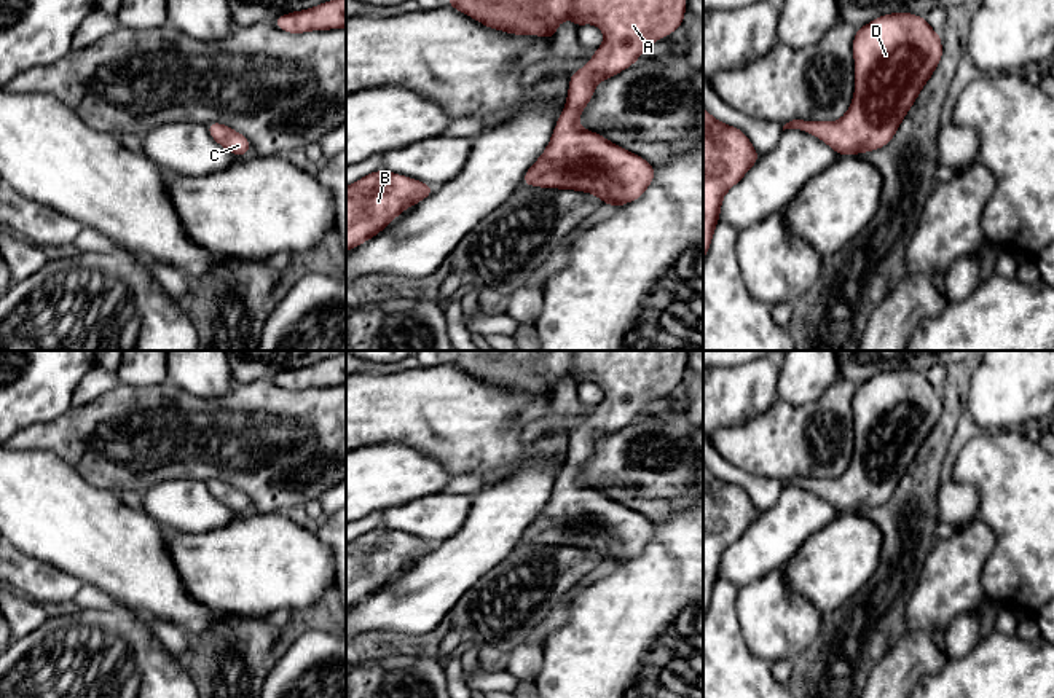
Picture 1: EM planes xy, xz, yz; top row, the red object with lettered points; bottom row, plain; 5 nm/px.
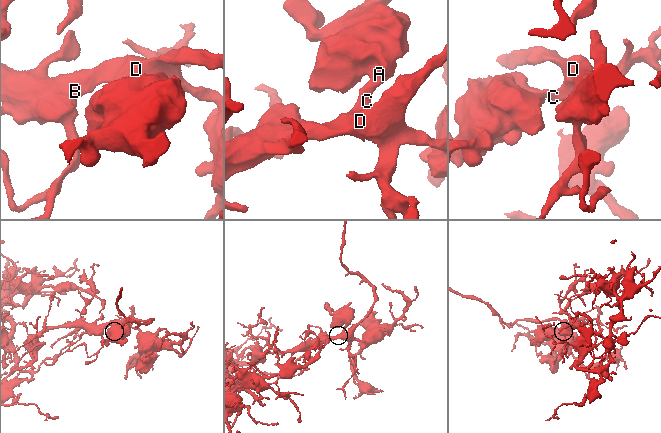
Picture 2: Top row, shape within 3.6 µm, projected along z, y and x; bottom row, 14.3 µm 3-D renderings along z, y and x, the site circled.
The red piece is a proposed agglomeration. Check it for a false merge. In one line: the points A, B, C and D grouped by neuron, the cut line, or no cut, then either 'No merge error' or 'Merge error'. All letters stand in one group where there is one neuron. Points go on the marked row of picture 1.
Groups: A B C D. No split. No merge error

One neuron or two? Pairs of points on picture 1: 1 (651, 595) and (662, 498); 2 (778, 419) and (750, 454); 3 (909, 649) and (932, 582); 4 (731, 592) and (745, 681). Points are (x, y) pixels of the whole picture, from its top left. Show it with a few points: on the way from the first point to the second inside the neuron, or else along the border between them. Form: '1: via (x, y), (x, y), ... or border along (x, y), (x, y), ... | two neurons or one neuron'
1: border along (686, 509), (676, 510), (654, 525) | two neurons
2: via (777, 427), (758, 447) | one neuron
3: border along (904, 631), (928, 631), (932, 635) | two neurons
4: via (724, 614), (724, 658) | one neuron

